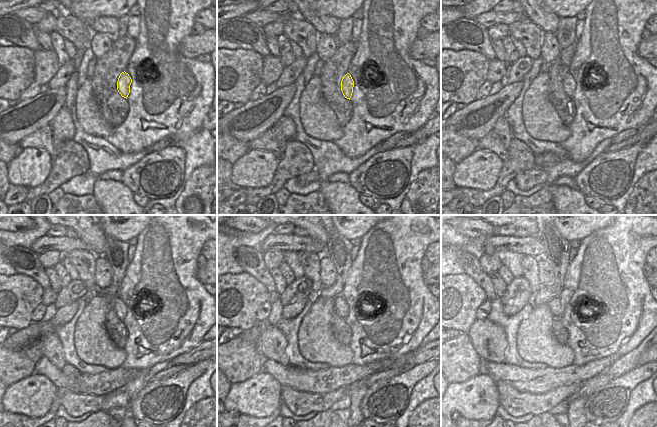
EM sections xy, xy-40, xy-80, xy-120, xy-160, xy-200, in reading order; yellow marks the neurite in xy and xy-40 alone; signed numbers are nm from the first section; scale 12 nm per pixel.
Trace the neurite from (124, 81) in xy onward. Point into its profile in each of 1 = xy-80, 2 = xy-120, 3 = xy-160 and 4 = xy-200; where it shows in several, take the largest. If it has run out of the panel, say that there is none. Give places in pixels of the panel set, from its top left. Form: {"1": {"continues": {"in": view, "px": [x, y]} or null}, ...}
{"1": {"continues": {"in": "xy-80", "px": [569, 84]}}, "2": {"continues": {"in": "xy-120", "px": [119, 306]}}, "3": {"continues": {"in": "xy-160", "px": [341, 307]}}, "4": {"continues": {"in": "xy-200", "px": [554, 305]}}}

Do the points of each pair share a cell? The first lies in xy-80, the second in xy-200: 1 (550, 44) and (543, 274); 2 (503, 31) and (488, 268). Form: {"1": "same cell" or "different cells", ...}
{"1": "same cell", "2": "same cell"}

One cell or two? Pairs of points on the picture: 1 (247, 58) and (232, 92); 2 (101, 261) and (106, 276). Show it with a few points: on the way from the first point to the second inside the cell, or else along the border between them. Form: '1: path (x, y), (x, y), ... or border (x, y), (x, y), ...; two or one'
1: path (244, 66), (240, 70), (239, 80), (236, 84); one
2: path (102, 265), (103, 272); one

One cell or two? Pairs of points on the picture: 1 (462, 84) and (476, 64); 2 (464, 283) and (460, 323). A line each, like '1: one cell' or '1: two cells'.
1: one cell
2: one cell

